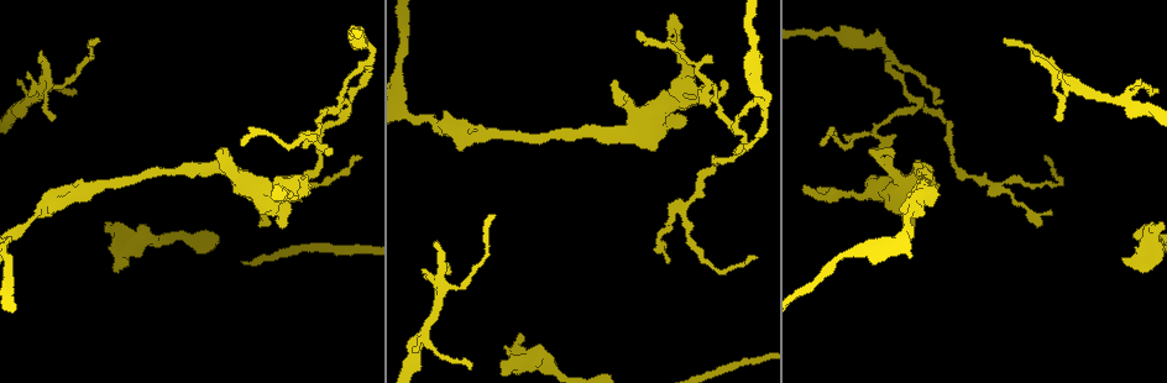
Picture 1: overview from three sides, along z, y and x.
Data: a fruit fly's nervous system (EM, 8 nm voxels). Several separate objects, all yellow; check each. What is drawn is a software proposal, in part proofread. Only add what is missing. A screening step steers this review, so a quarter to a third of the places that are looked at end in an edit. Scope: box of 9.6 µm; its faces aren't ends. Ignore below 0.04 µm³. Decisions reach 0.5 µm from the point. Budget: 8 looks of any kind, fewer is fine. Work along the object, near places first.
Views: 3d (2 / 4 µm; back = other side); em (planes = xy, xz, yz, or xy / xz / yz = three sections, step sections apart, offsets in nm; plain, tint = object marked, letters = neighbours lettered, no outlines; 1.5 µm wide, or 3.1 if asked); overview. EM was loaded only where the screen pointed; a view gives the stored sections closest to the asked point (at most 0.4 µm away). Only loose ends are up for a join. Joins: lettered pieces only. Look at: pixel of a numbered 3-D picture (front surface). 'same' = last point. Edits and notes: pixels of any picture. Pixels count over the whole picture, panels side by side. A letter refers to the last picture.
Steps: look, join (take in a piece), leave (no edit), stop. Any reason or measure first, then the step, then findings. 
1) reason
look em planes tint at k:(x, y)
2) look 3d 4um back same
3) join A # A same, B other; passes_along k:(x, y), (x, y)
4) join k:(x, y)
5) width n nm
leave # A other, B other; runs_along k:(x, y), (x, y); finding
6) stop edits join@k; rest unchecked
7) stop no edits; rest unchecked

an open end
look 3d 4um at 1:(436, 244)

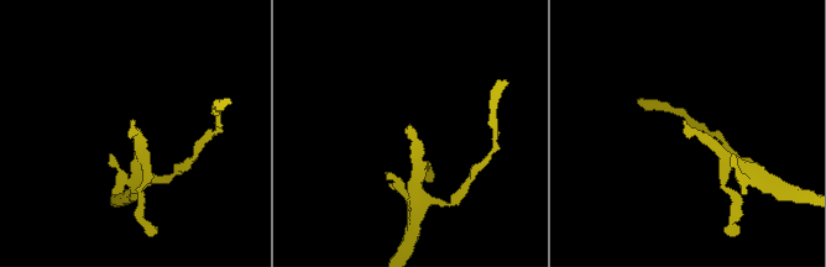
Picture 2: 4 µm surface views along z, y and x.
need the tissue
look em planes letters at 2:(135, 122)

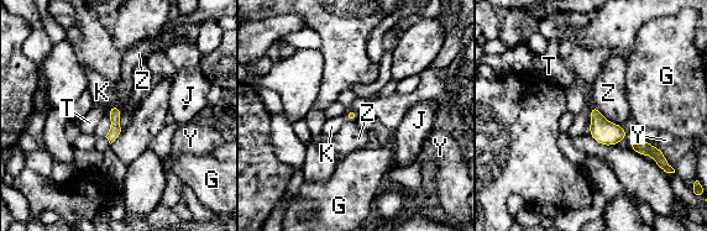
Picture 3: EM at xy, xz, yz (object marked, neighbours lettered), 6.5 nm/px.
longest_contact Z 240 nm
join K # G other, J other, K same, T other, Y other, Z other; the cell continues

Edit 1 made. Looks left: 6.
look overview

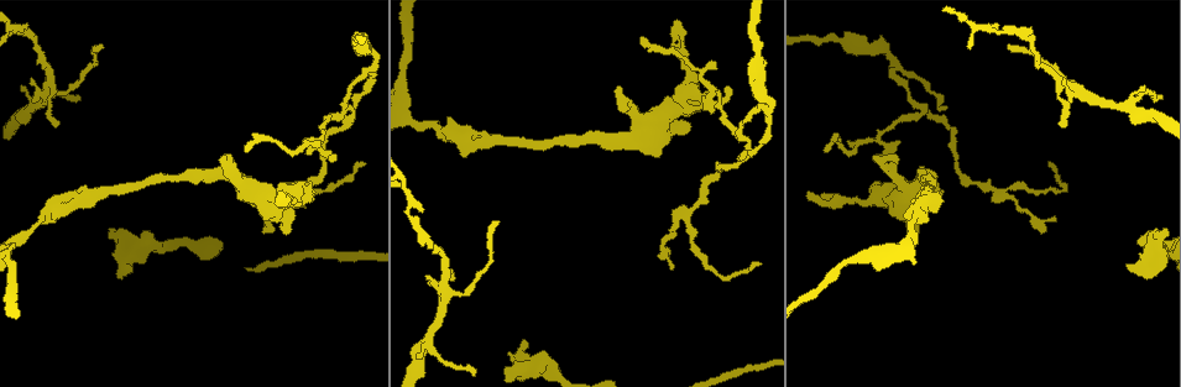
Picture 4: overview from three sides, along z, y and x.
free end
look em planes letters at 4:(21, 89)

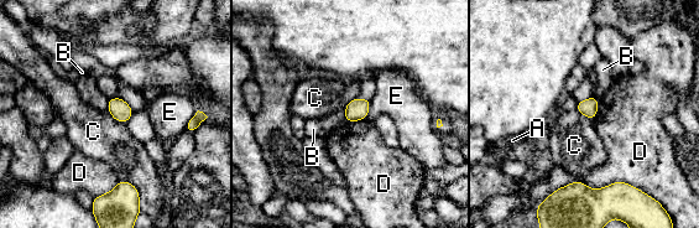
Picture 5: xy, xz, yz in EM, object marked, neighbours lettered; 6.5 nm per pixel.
longest_contact D 500 nm
leave # A other, B other, C other, D other, E other; border 5:(119, 180), (126, 180), (140, 193); none of them fits

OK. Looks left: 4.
branch stops here
look em xy step 4 letters at 4:(1126, 263)

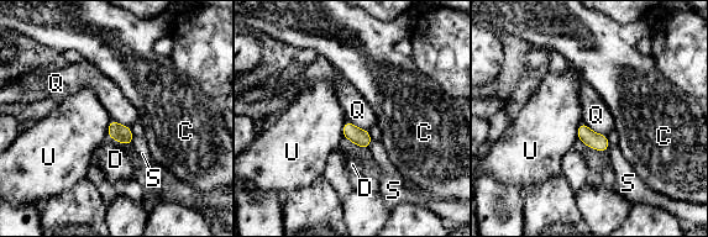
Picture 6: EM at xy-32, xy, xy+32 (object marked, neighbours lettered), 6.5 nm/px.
look em planes letters same

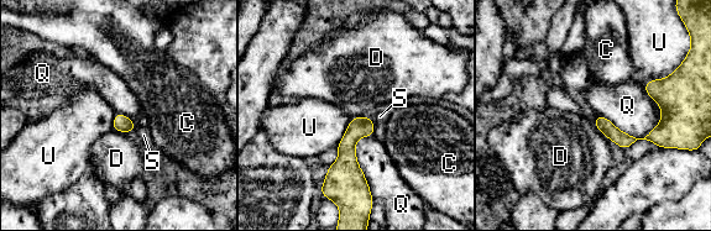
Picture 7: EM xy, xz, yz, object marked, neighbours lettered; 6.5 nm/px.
longest_contact Q 440 nm
leave # C other, D other, Q other, S other, U other; border 7:(596, 114), (636, 137), (662, 119); none of them fits

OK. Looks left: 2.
stop edits join@3; rest unchecked

